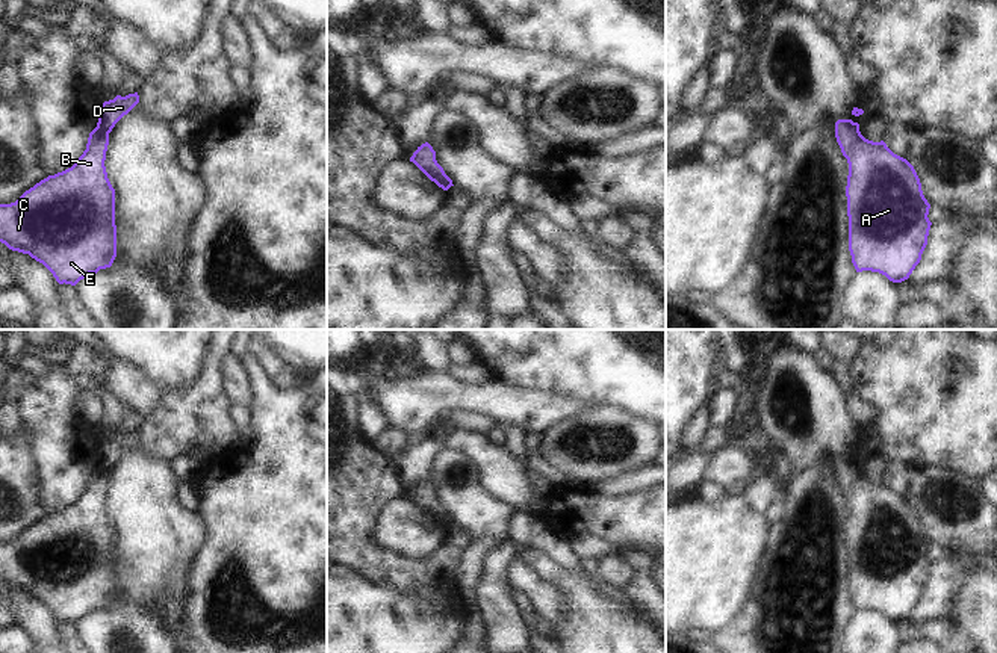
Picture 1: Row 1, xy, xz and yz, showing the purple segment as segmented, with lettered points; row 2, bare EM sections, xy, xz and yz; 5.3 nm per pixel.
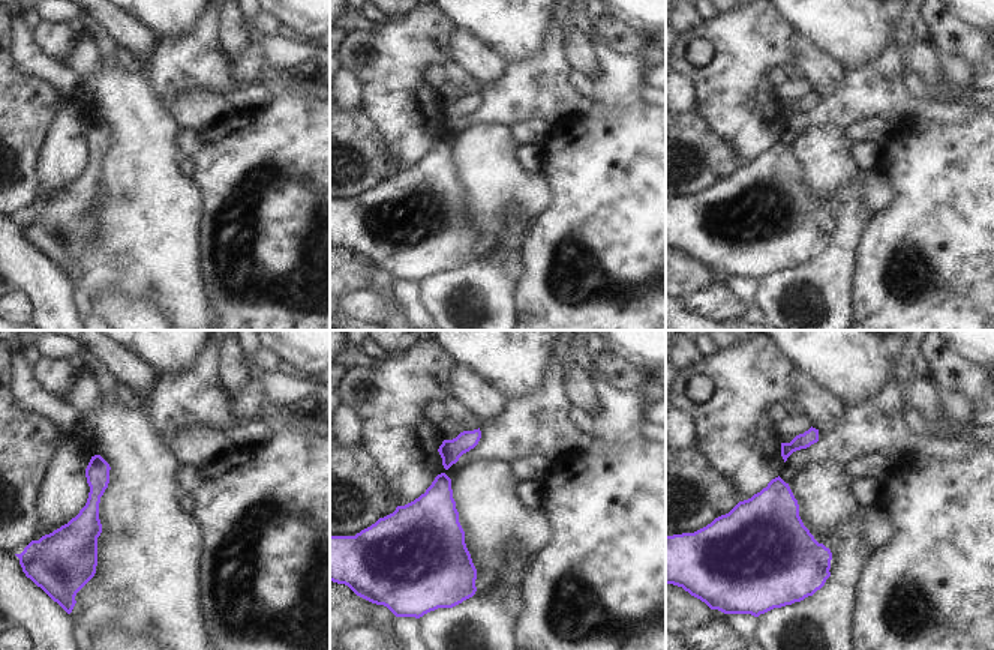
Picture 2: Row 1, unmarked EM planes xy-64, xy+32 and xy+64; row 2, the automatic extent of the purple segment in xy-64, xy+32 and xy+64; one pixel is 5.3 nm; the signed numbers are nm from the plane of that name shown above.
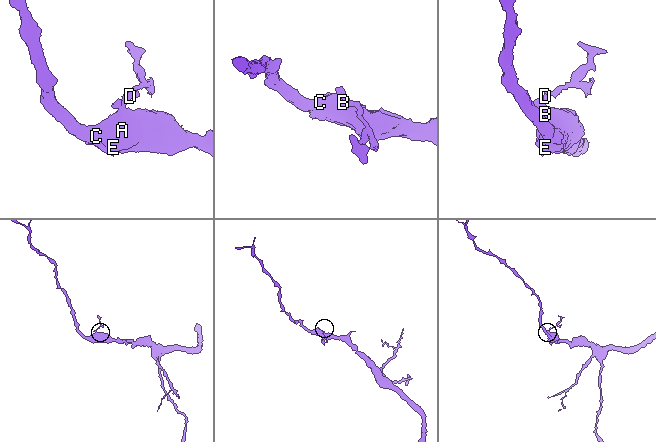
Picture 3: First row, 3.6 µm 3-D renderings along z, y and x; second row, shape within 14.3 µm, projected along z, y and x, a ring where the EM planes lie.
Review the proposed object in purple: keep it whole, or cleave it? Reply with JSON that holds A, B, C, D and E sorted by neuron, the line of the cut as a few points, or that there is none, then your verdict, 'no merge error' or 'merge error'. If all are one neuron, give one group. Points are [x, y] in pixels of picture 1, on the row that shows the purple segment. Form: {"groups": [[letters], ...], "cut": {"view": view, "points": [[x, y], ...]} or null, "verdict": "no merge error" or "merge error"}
{"groups": [["A", "B", "C", "E"], ["D"]], "cut": {"view": "xy", "points": [[97, 126], [108, 135]]}, "verdict": "merge error"}

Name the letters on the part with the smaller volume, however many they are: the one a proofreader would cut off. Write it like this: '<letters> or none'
D

